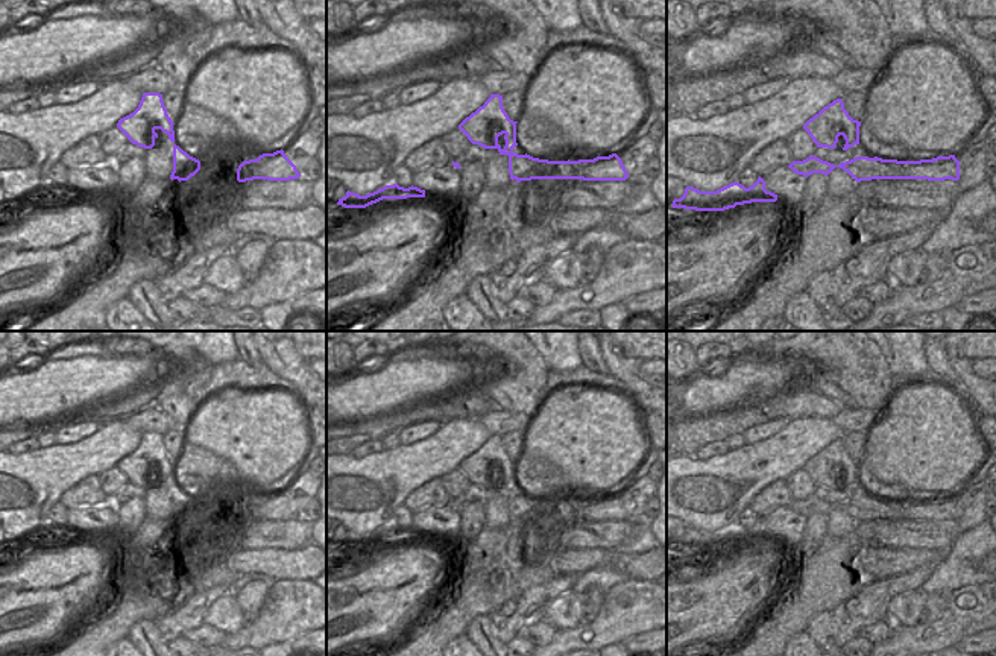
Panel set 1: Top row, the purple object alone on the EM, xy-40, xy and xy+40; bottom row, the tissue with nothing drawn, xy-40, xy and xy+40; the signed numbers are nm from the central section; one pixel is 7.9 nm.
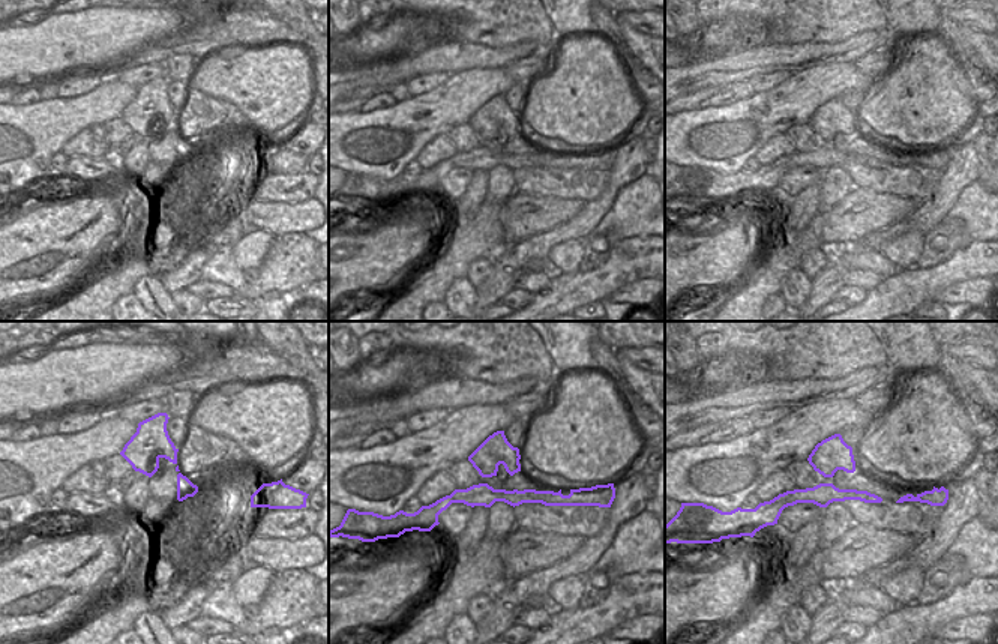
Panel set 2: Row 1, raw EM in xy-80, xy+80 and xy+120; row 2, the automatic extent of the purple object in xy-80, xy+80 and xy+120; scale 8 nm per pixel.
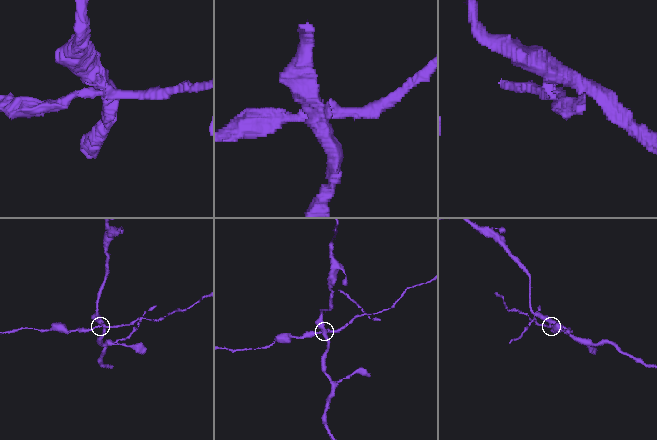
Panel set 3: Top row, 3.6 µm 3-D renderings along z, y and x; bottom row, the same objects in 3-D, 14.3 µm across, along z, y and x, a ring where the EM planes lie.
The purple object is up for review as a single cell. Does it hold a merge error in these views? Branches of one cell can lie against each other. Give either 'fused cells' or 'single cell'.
fused cells

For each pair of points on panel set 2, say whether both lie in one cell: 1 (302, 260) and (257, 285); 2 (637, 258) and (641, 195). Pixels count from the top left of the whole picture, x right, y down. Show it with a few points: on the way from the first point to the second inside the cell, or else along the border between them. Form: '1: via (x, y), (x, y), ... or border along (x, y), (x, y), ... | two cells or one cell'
1: via (291, 263), (267, 281) | one cell
2: border along (649, 234), (626, 237), (611, 246) | two cells

